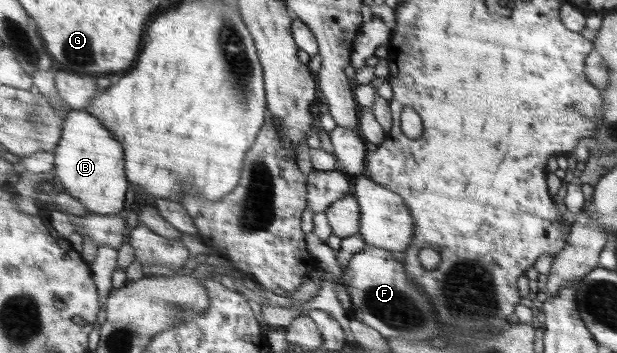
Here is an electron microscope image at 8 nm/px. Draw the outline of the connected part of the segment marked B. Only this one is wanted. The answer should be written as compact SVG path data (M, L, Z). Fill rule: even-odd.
M71 109L66 116L62 138L54 148L53 178L59 180L65 193L84 204L94 214L117 214L129 204L129 182L123 172L123 148L111 130L95 115L84 109Z

